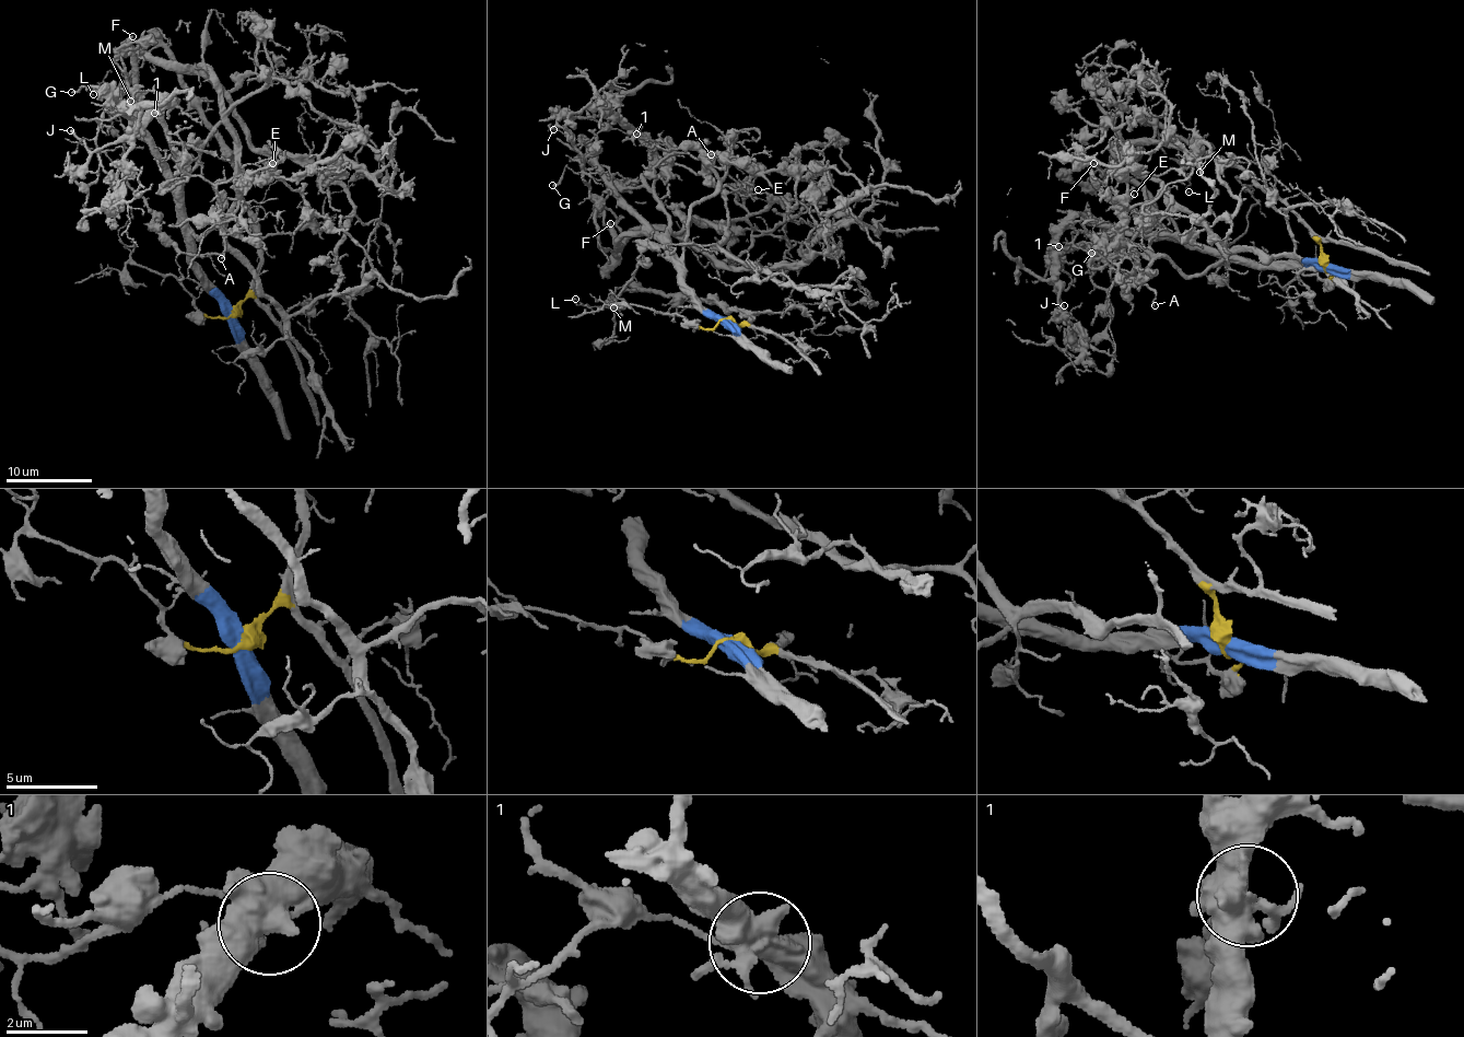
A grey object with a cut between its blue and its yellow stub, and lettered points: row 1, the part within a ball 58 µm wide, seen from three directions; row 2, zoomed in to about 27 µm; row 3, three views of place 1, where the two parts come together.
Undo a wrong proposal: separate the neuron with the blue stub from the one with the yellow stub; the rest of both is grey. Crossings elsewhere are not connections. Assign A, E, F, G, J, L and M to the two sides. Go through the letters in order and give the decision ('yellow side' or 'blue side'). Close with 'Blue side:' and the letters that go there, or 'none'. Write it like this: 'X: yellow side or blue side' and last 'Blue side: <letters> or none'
A: blue side
E: blue side
F: blue side
G: blue side
J: blue side
L: yellow side
M: yellow side
Blue side: A, E, F, G, J

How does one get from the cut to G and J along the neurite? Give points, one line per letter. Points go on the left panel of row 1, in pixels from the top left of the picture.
G: (231, 314), (192, 257), (182, 201), (145, 136), (105, 91), (92, 86), (71, 92)
J: (231, 314), (192, 257), (185, 233), (184, 172), (164, 124), (167, 98), (129, 136), (92, 151), (70, 130)

